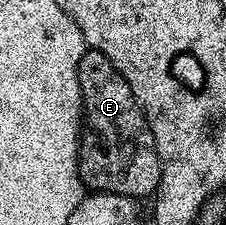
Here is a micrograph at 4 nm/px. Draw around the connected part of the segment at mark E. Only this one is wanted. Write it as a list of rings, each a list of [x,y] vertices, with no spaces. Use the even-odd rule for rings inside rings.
[[[88,49],[85,50],[82,61],[78,61],[78,85],[80,86],[80,105],[82,108],[82,130],[80,132],[80,182],[84,184],[89,192],[105,191],[115,195],[131,195],[133,199],[143,200],[143,195],[155,196],[156,187],[160,184],[160,158],[156,152],[154,133],[148,128],[148,122],[144,116],[143,109],[138,105],[134,93],[130,93],[130,85],[126,85],[126,77],[114,69],[114,65],[102,53]]]

